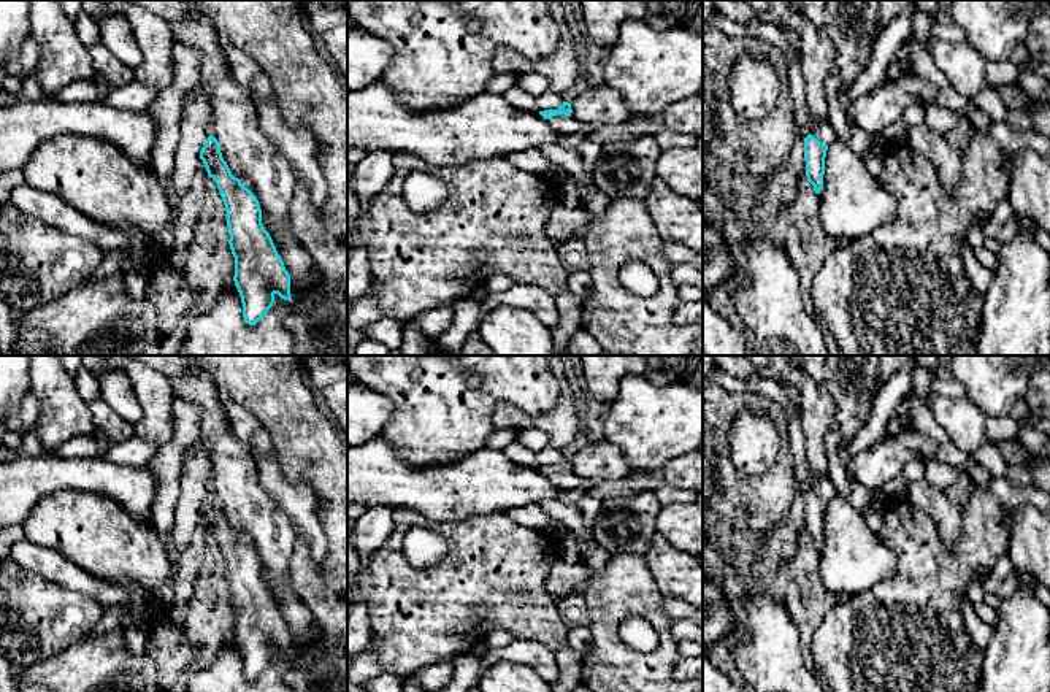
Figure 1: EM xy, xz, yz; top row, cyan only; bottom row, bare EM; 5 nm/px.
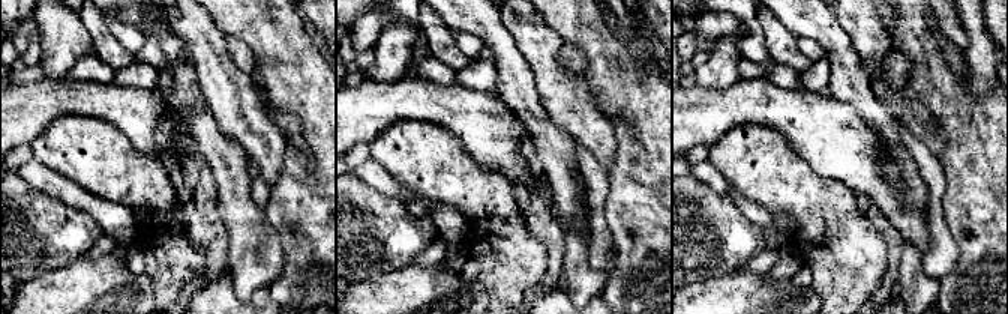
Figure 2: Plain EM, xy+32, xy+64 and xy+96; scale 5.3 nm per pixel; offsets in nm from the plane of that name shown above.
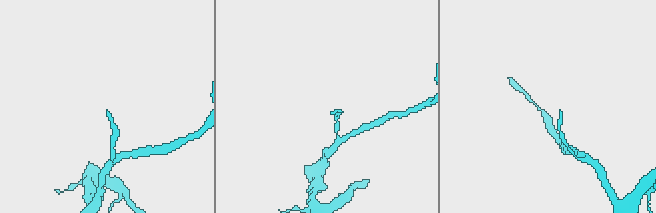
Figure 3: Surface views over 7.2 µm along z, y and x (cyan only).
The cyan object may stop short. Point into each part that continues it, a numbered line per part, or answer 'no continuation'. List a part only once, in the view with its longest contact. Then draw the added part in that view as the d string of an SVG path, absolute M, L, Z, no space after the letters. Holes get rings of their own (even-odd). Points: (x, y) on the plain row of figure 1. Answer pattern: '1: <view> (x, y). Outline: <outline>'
1: xz (565, 480). Outline: M557 470L552 475L547 475L549 481L561 487L563 490L571 490L574 487L579 487L582 481L573 475L571 471Z

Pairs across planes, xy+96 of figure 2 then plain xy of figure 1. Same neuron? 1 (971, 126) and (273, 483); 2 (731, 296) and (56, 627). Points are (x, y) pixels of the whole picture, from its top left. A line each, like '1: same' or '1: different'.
1: different
2: different

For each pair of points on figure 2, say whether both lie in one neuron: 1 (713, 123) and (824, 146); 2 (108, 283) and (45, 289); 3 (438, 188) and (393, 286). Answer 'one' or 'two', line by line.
1: one
2: one
3: two

